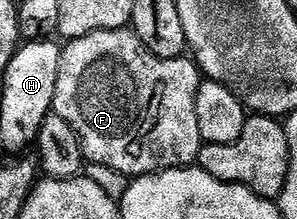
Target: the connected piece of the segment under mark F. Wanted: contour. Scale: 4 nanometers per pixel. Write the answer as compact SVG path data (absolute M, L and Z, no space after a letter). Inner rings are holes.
M111 28L105 32L91 32L77 40L67 41L63 45L60 53L60 69L58 70L58 82L56 83L56 102L55 111L65 120L69 126L76 131L76 139L82 145L83 155L92 156L96 164L105 164L106 167L112 168L112 172L119 174L123 168L126 168L122 162L130 160L128 168L136 170L137 176L146 176L150 172L159 172L166 168L182 168L192 166L200 159L200 131L198 130L198 114L196 113L196 95L202 83L202 73L191 59L188 60L162 60L155 56L157 53L153 49L147 48L136 37L136 33L131 30L122 28ZM114 144L136 144L136 158L128 156L114 156Z

